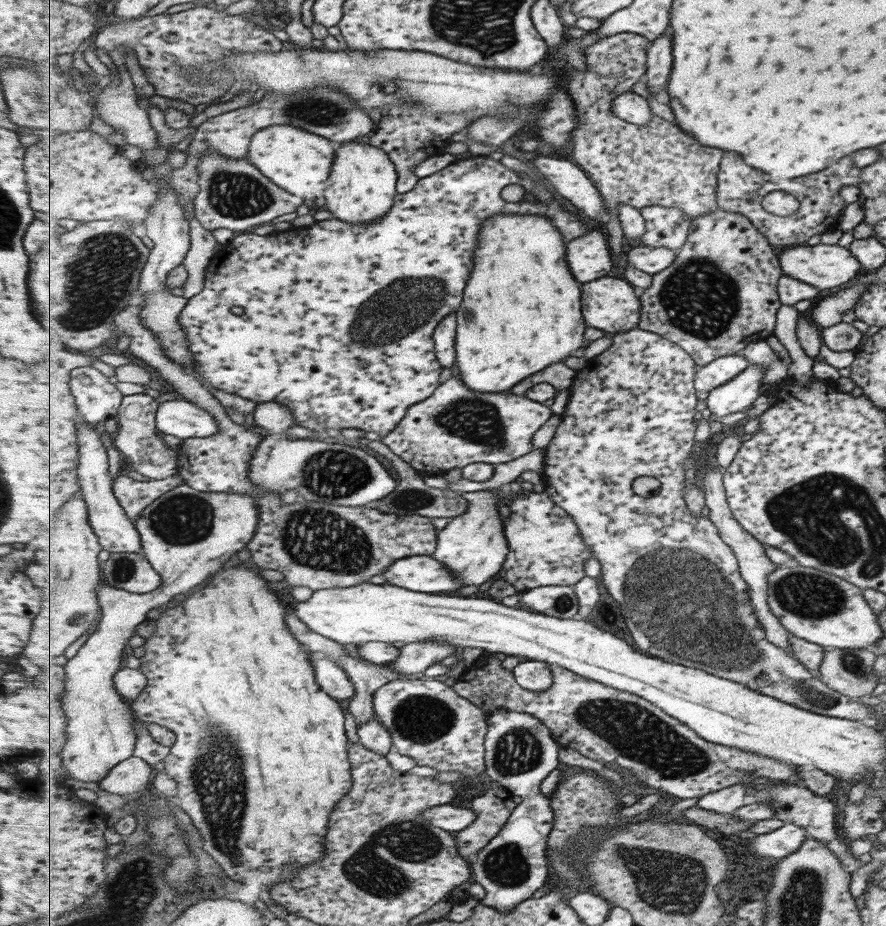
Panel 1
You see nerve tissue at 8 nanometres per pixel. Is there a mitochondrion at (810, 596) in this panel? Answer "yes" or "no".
yes

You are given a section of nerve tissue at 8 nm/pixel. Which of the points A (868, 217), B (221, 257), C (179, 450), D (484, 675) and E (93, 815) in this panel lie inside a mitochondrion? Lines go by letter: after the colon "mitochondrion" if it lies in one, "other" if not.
A: other
B: other
C: other
D: other
E: other

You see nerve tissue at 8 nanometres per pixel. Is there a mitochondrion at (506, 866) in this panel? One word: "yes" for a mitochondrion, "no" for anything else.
yes

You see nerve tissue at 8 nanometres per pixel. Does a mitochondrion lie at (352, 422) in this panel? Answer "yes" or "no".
no

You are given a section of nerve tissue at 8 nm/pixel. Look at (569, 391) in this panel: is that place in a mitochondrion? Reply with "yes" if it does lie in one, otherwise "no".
no

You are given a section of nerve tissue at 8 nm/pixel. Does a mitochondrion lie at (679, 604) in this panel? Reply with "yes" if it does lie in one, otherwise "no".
yes

